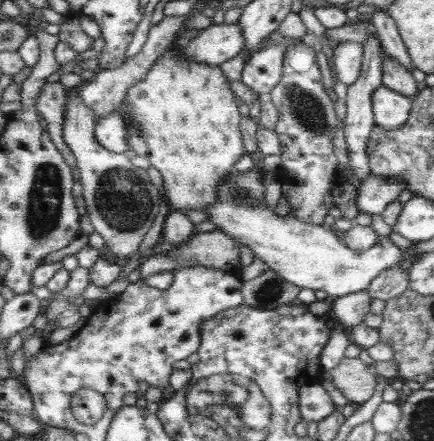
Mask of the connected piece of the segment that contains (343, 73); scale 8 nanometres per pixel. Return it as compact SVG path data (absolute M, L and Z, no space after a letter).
M340 42L329 48L334 60L334 70L338 74L340 82L352 84L360 75L362 65L362 43Z

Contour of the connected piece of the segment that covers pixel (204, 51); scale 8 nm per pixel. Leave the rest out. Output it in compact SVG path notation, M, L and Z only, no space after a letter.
M240 22L213 24L200 29L195 38L186 41L184 52L188 60L219 66L242 51L244 36Z

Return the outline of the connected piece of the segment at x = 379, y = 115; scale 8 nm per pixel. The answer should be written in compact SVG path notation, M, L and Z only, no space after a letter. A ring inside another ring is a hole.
M382 85L372 94L375 124L384 130L400 128L410 117L412 100Z

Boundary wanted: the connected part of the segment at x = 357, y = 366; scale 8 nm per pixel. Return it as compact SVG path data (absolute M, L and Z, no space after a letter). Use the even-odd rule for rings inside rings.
M342 358L336 368L329 370L334 385L348 401L364 403L370 400L377 385L376 375L360 358Z

